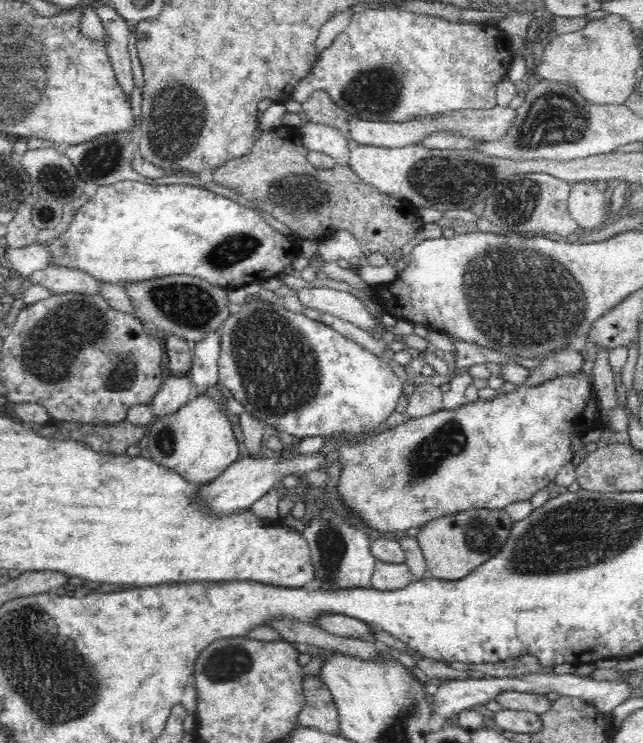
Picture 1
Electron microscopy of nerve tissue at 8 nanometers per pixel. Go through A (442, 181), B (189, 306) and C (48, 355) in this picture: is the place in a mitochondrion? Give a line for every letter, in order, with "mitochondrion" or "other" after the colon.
A: mitochondrion
B: mitochondrion
C: mitochondrion

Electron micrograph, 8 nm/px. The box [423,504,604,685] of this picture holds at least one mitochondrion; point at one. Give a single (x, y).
(481, 536)

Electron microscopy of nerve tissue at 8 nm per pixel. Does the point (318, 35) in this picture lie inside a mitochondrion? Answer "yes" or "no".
no

